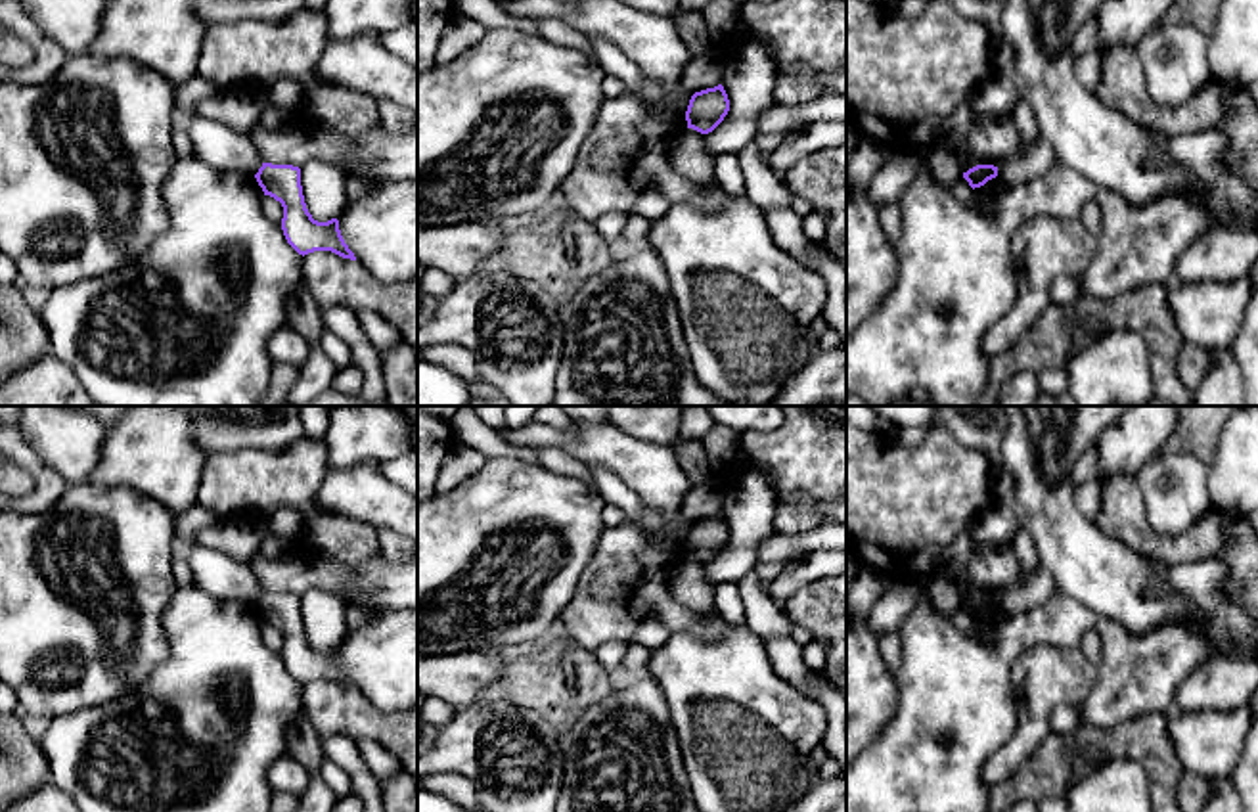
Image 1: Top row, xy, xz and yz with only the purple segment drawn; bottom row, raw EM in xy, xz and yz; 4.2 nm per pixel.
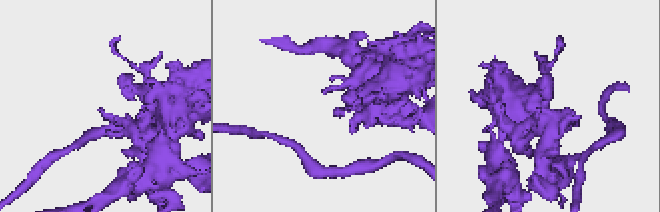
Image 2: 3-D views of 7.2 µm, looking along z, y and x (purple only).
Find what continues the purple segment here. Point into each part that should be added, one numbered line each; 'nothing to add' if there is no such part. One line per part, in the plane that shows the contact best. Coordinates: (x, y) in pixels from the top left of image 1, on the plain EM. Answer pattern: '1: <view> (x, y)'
nothing to add

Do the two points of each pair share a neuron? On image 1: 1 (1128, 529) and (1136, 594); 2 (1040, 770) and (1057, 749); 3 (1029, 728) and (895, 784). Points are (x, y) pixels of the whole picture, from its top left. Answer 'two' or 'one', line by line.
1: two
2: one
3: two

